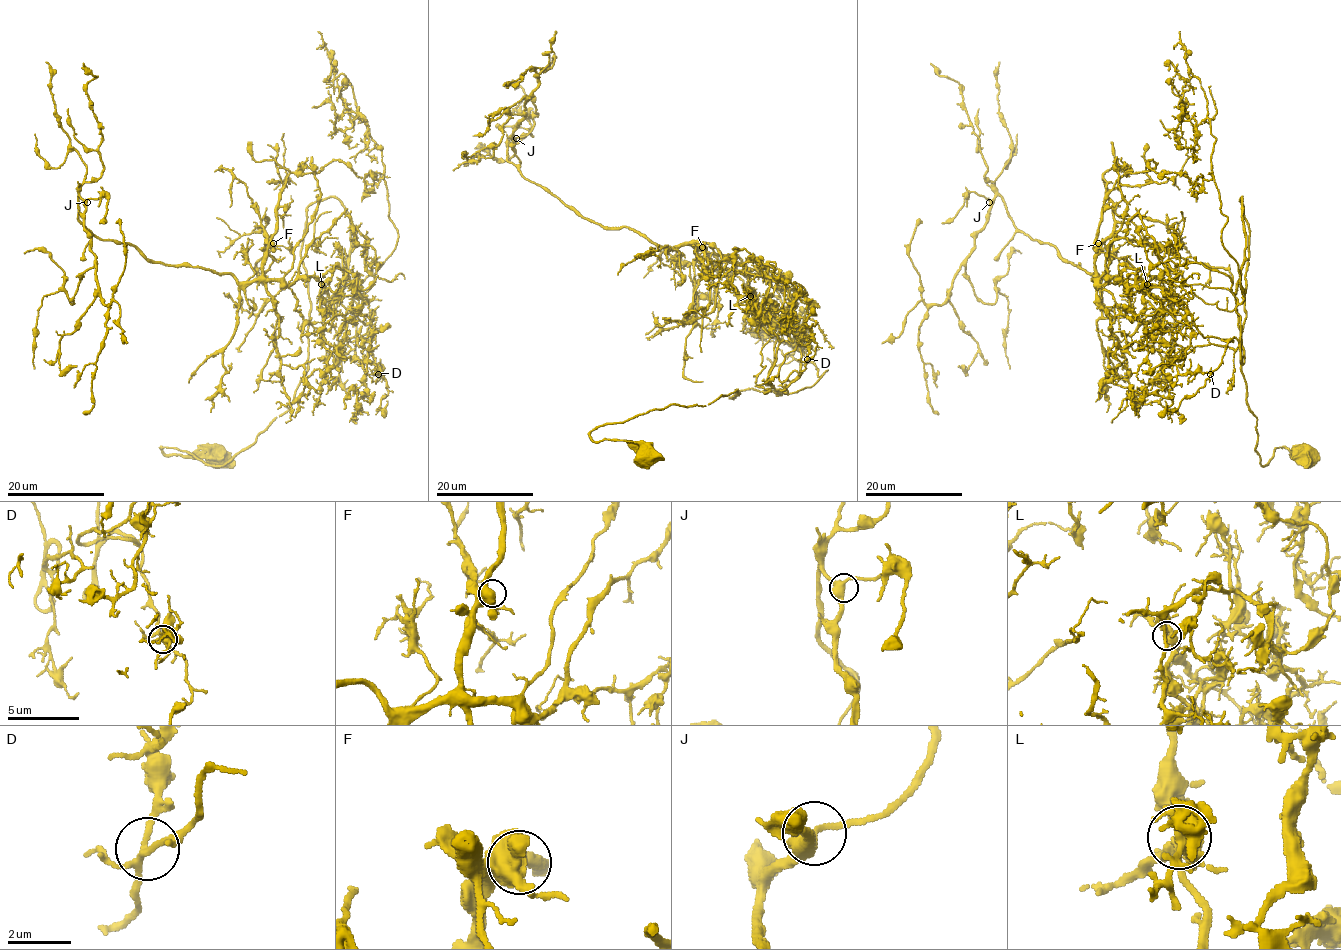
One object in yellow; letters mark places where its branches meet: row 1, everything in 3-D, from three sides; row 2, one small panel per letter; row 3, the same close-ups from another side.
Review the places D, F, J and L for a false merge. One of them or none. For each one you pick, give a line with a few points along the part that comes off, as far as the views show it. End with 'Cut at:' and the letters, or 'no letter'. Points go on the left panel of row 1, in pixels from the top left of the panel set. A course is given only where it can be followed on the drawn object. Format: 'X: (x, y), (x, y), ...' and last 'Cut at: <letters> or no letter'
L: (321, 283), (149, 261), (94, 235), (78, 196), (109, 304), (83, 414)
Cut at: L

